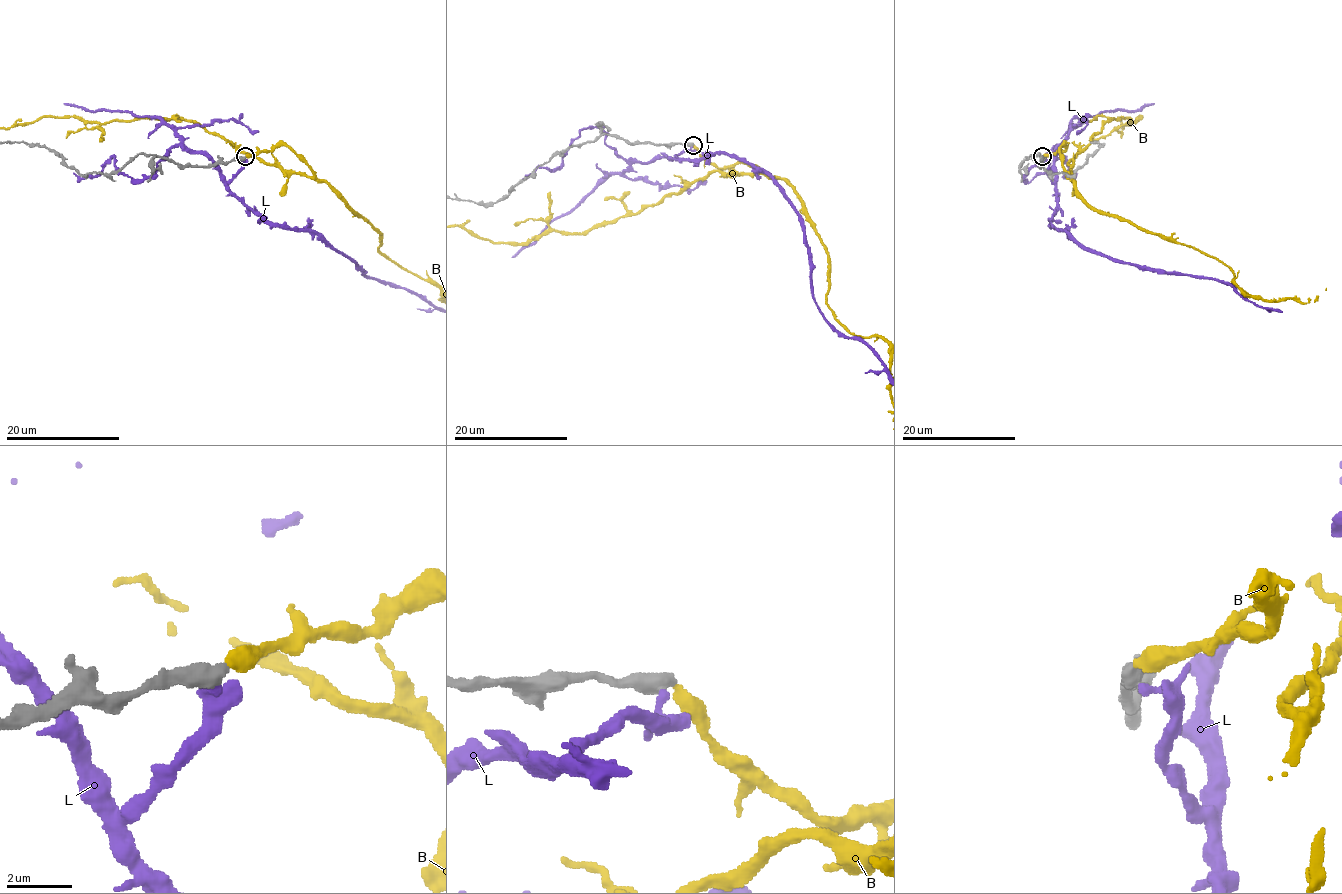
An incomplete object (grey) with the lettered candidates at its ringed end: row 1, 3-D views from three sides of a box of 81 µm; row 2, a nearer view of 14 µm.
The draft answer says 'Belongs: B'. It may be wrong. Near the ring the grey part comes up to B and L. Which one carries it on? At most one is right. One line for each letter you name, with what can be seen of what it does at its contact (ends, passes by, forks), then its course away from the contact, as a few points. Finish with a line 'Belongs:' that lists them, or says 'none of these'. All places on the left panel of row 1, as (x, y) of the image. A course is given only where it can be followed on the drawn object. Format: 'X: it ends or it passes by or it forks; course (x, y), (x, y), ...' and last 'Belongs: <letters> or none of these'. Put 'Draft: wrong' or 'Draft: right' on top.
Draft: right
B: it ends
Belongs: B

